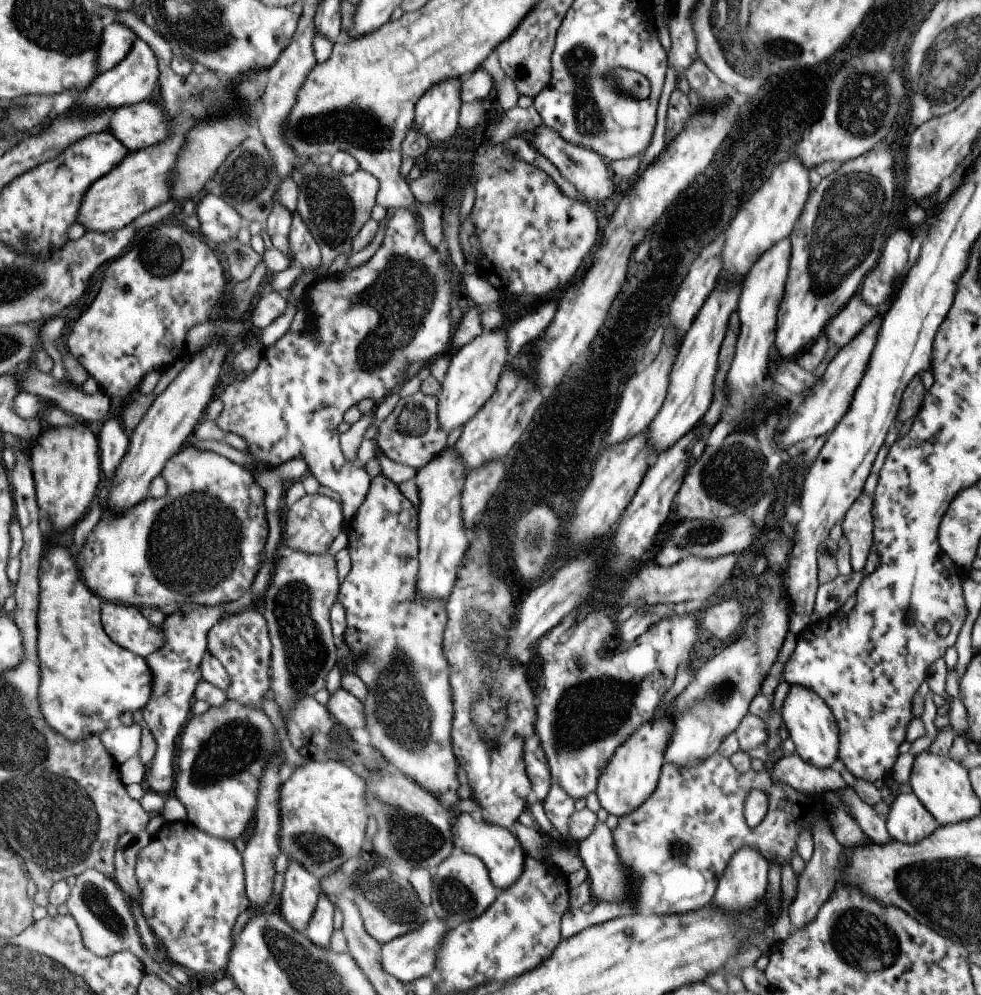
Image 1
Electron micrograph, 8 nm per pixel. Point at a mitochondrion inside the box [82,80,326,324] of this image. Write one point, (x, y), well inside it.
(247, 176)

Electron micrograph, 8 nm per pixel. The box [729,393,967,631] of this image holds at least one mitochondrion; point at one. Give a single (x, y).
(908, 613)

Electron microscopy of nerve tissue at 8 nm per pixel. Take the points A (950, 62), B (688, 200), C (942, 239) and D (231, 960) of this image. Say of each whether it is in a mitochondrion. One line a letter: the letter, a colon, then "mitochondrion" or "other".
A: mitochondrion
B: other
C: other
D: other

